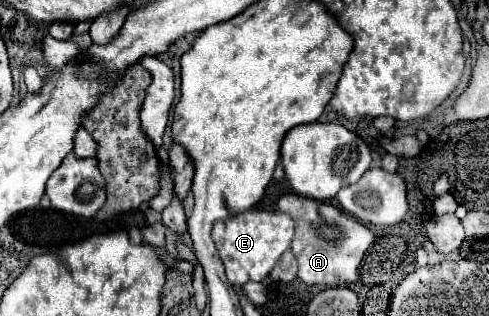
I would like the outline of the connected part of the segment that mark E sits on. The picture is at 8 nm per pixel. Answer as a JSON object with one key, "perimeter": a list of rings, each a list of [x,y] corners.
{"perimeter":[[[244,211],[228,221],[216,221],[212,227],[212,239],[218,255],[226,267],[226,279],[232,285],[248,281],[264,281],[272,271],[278,257],[290,249],[294,237],[294,221],[288,215],[276,211]]]}

